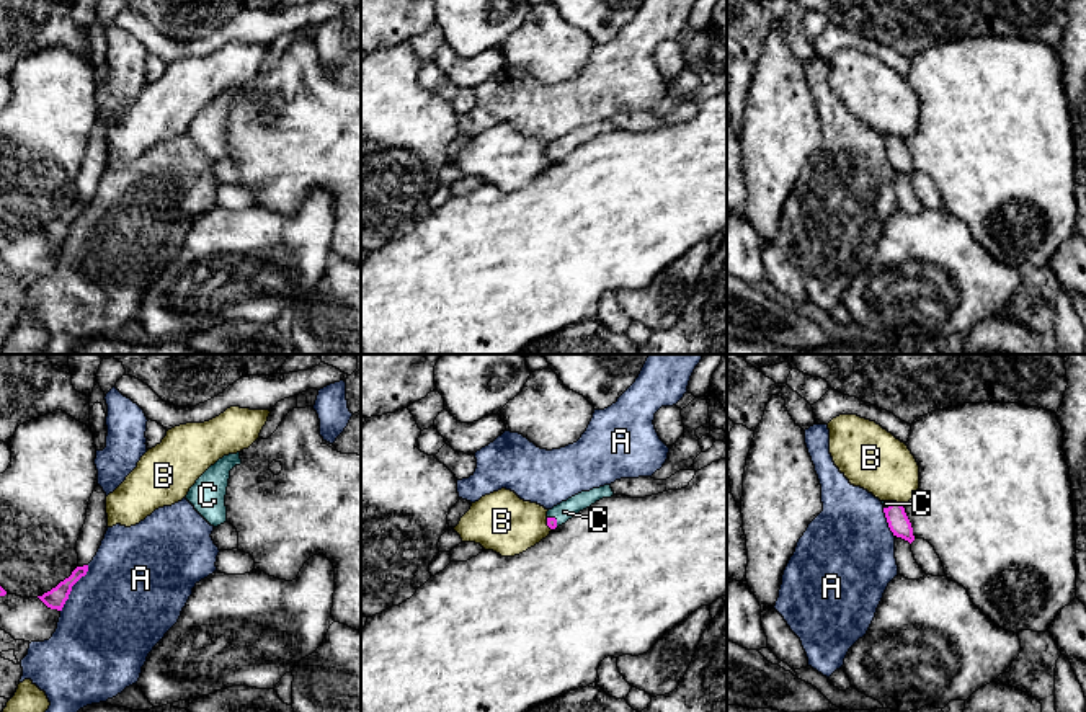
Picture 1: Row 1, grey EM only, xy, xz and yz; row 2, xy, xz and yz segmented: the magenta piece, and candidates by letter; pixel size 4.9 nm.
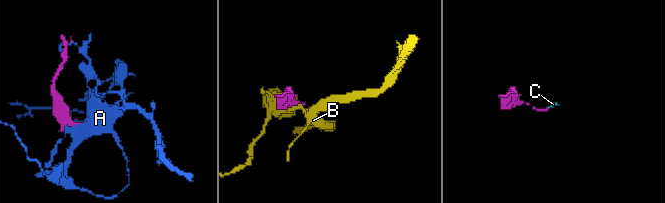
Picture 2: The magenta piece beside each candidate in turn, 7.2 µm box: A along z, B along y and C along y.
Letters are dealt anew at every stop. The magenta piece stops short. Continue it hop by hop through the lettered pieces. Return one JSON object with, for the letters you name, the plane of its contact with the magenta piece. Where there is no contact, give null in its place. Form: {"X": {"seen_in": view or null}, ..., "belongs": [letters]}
{"C": {"seen_in": "xz"}, "belongs": ["C"]}

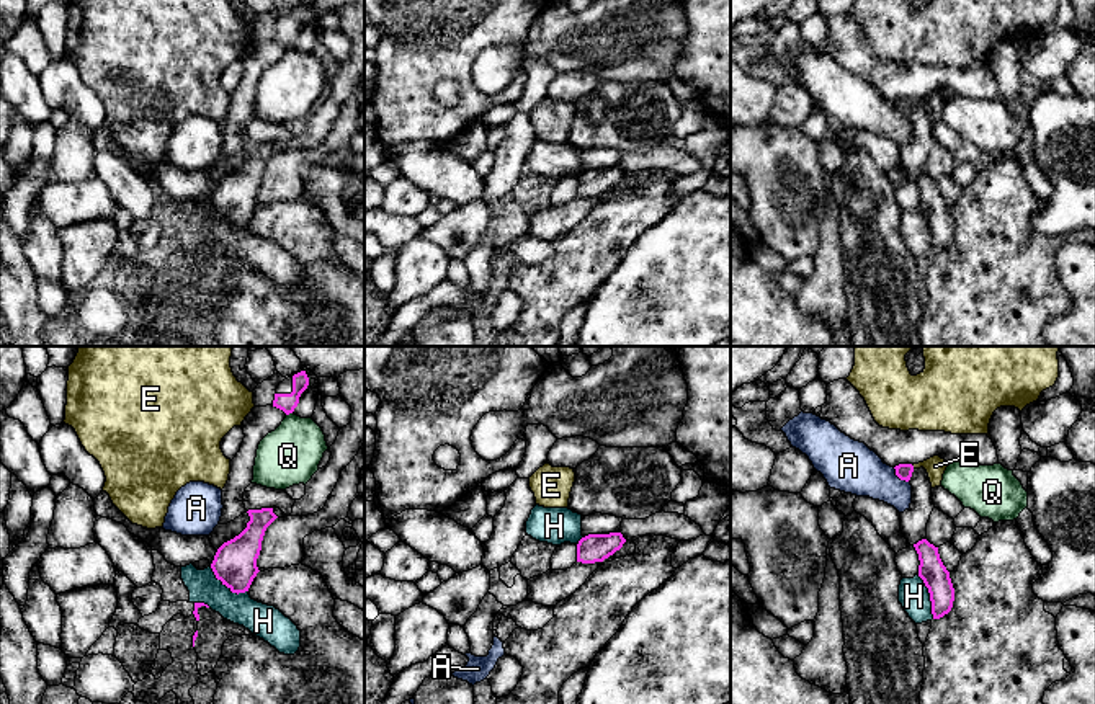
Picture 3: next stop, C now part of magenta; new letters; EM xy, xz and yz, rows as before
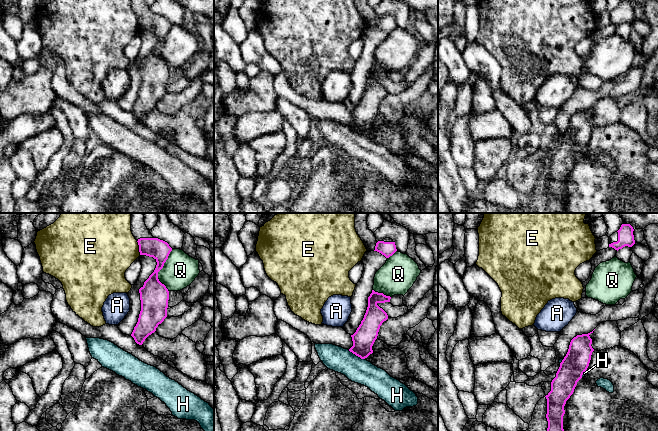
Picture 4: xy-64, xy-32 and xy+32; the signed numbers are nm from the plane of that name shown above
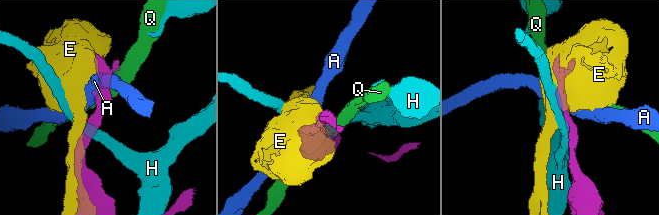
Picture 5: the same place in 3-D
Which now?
{"belongs": []}

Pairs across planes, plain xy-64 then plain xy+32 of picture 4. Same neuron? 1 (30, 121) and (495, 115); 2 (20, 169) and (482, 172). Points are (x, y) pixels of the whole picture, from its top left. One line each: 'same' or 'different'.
1: same
2: different

